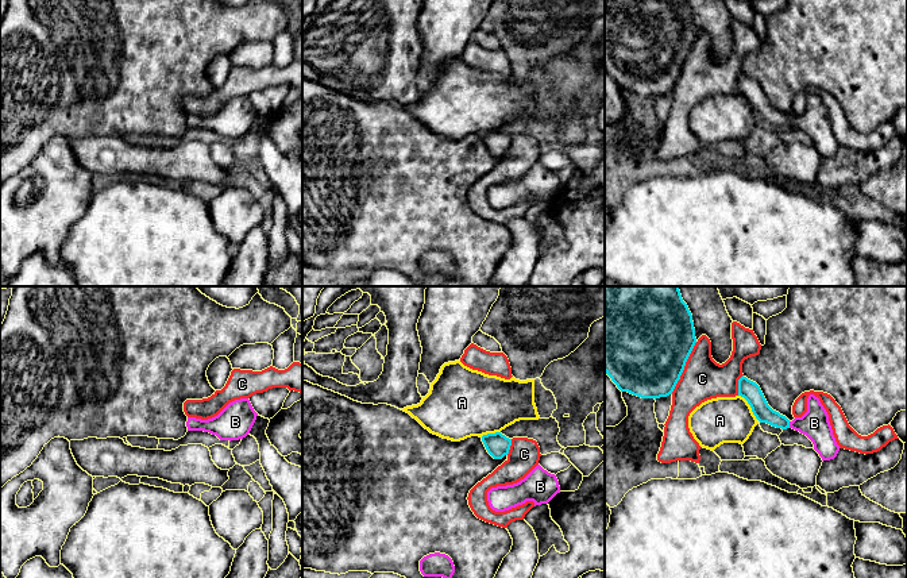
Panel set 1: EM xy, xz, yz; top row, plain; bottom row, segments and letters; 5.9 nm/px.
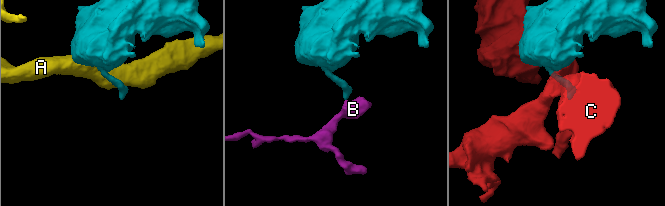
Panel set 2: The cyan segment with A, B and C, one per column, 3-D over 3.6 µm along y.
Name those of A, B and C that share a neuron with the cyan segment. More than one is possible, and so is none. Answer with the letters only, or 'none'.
B

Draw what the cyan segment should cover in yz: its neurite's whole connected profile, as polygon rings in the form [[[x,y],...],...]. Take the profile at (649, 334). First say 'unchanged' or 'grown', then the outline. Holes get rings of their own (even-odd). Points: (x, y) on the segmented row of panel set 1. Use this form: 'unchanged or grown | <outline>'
unchanged | [[[605,286],[605,373],[621,392],[655,400],[672,394],[695,343],[692,315],[679,286]]]

